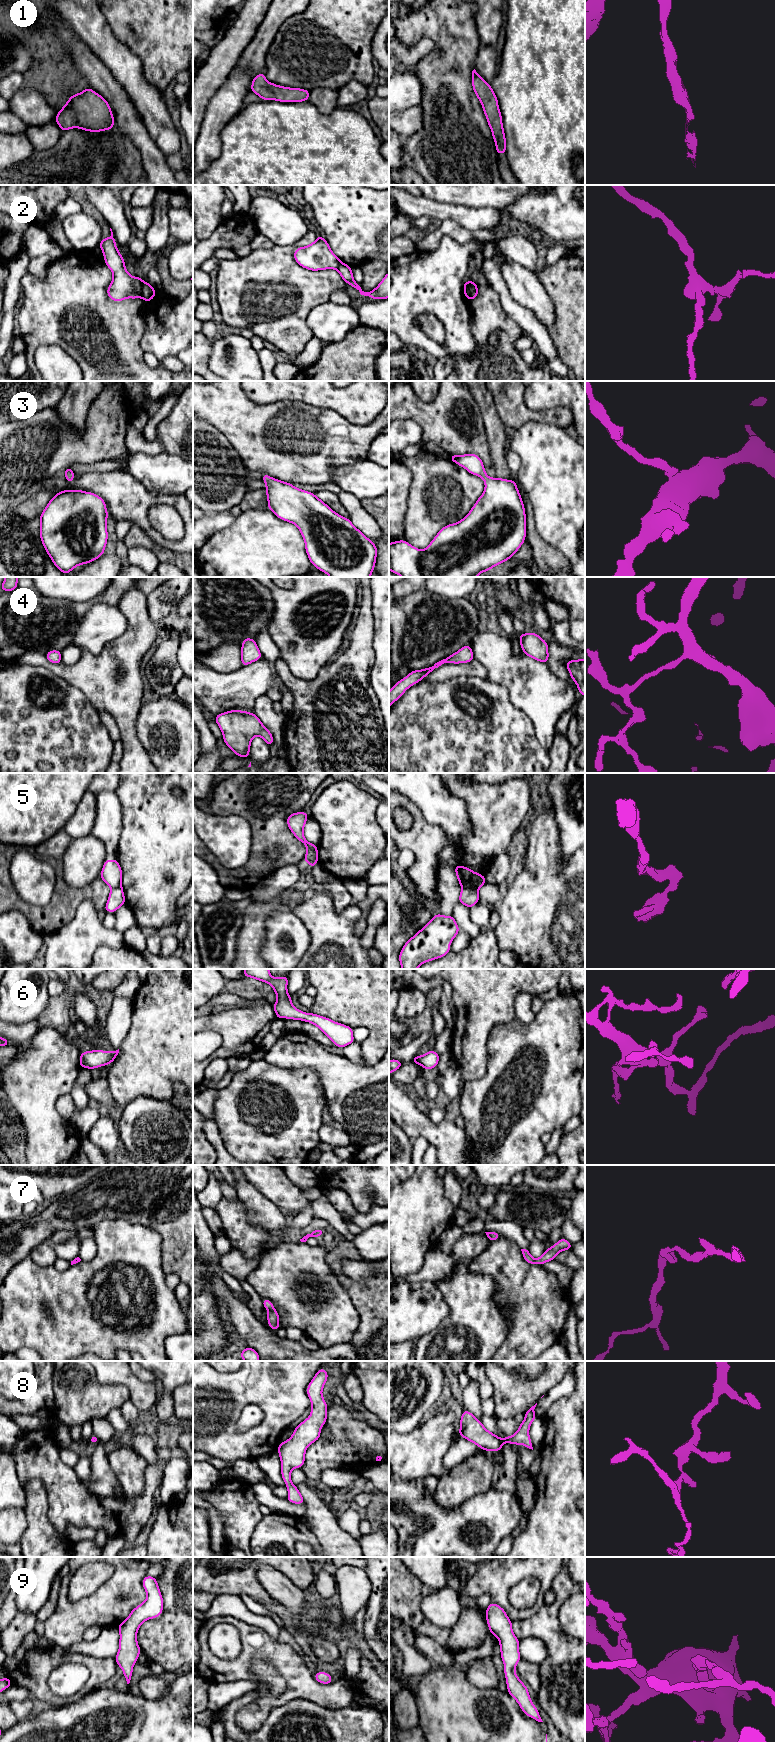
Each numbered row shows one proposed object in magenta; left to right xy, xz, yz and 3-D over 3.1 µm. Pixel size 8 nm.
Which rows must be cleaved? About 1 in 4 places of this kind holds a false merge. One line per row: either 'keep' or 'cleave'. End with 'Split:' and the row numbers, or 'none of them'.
1: keep
2: cleave
3: keep
4: keep
5: cleave
6: keep
7: keep
8: keep
9: keep
Split: 2, 5

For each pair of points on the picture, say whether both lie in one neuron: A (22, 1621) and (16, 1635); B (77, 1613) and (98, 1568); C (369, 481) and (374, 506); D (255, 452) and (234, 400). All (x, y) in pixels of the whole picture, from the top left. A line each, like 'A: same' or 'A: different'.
A: same
B: different
C: different
D: same

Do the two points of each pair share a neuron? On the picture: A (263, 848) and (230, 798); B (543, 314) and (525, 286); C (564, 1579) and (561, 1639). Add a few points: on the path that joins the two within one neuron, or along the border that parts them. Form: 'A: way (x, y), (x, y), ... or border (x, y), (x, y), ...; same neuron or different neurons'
A: way (263, 835), (261, 825), (243, 807); same neuron
B: way (542, 307), (530, 293); same neuron
C: way (562, 1594), (552, 1610), (552, 1624); same neuron

